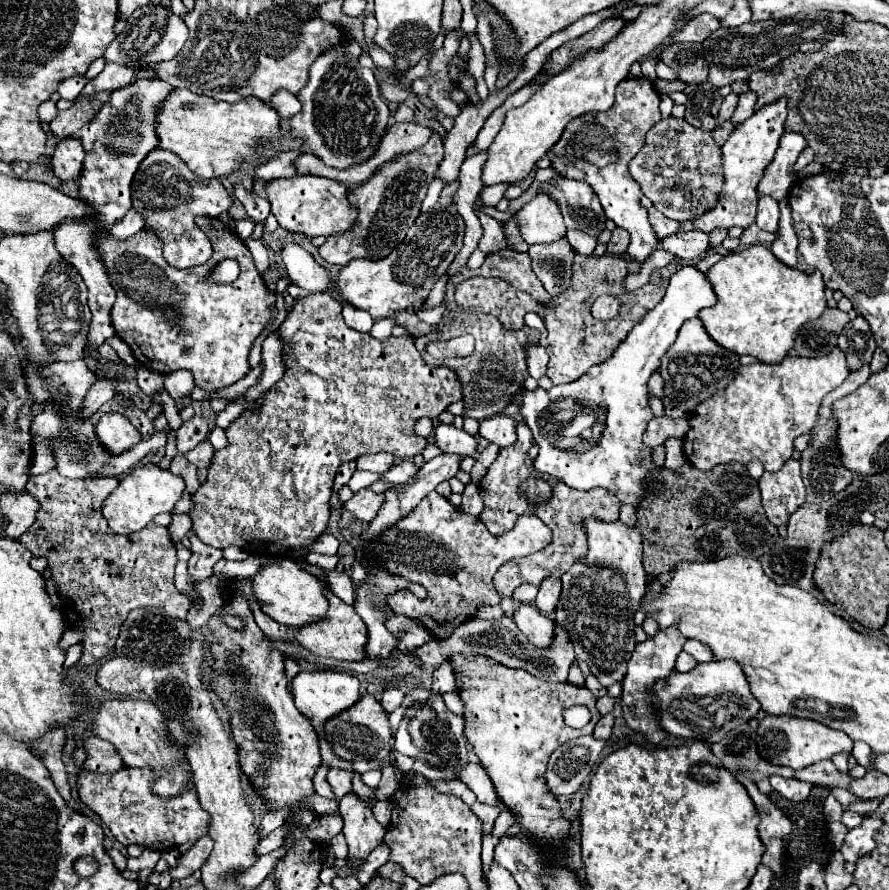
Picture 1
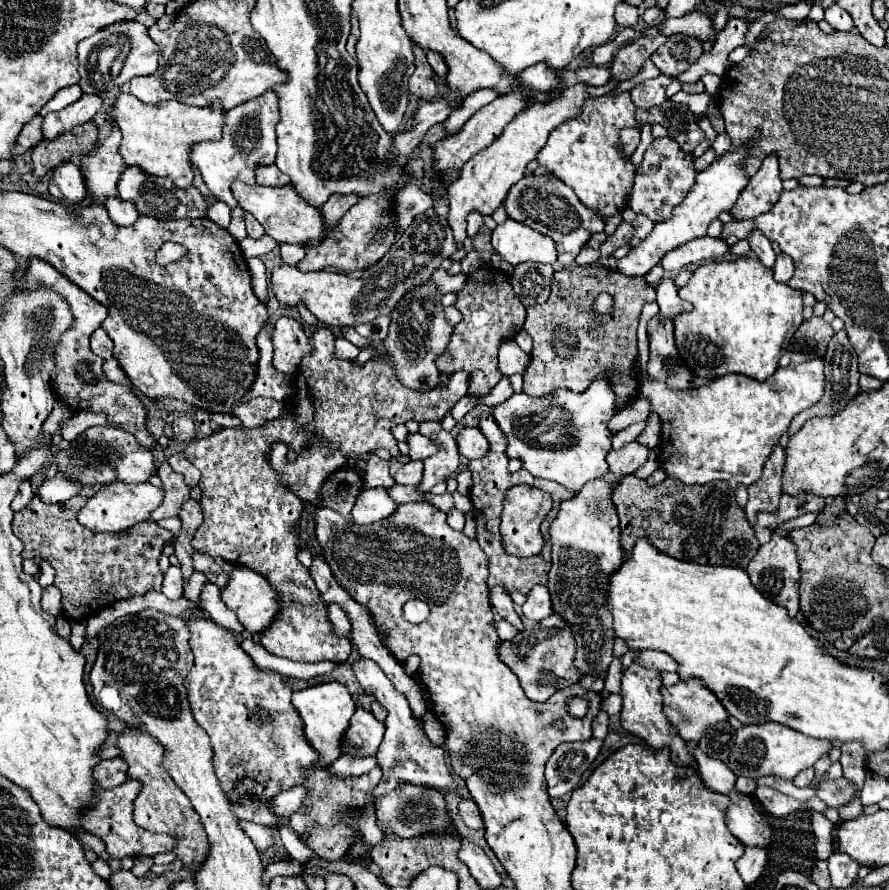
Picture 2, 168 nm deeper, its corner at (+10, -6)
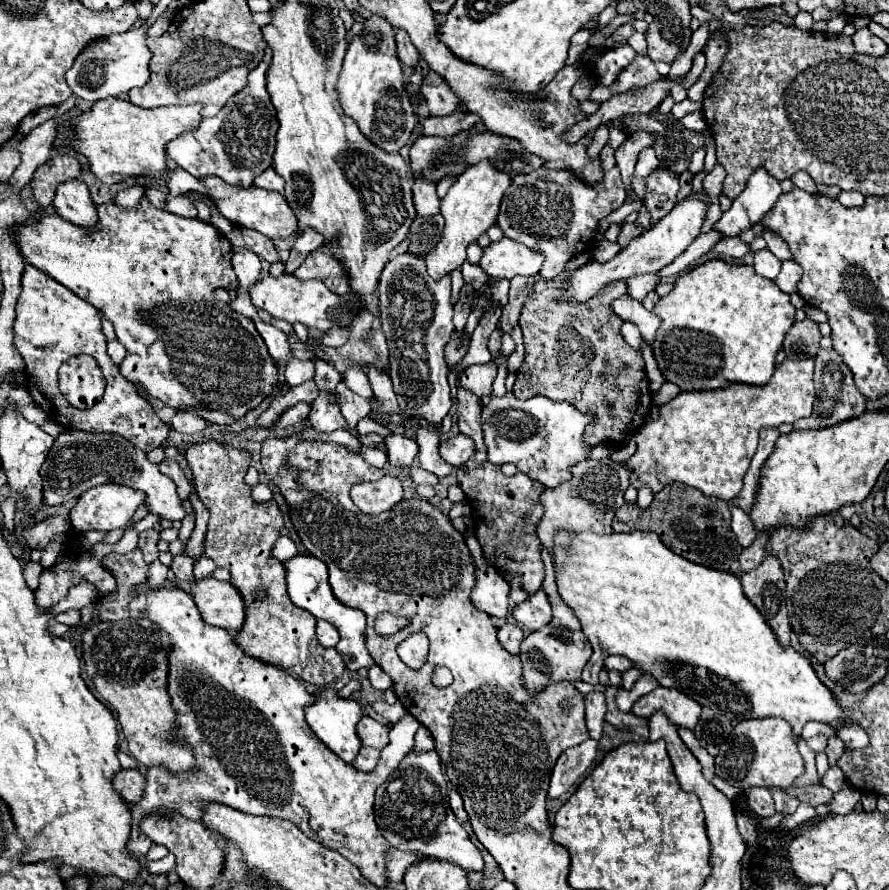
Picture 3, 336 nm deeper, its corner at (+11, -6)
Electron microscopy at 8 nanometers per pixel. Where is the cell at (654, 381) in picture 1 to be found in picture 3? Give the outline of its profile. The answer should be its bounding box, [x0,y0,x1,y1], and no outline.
[625,359,815,499]

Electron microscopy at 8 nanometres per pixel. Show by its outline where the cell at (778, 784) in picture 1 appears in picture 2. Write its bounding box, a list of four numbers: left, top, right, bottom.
[754,787,806,817]

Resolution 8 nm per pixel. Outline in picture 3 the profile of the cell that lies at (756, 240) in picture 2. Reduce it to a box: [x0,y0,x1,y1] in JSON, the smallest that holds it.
[753,249,781,281]

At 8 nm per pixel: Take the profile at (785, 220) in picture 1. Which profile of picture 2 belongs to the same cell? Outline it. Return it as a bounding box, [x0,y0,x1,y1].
[772,253,794,283]

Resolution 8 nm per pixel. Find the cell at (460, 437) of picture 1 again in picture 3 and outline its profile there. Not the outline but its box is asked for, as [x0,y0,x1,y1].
[383,435,419,467]

